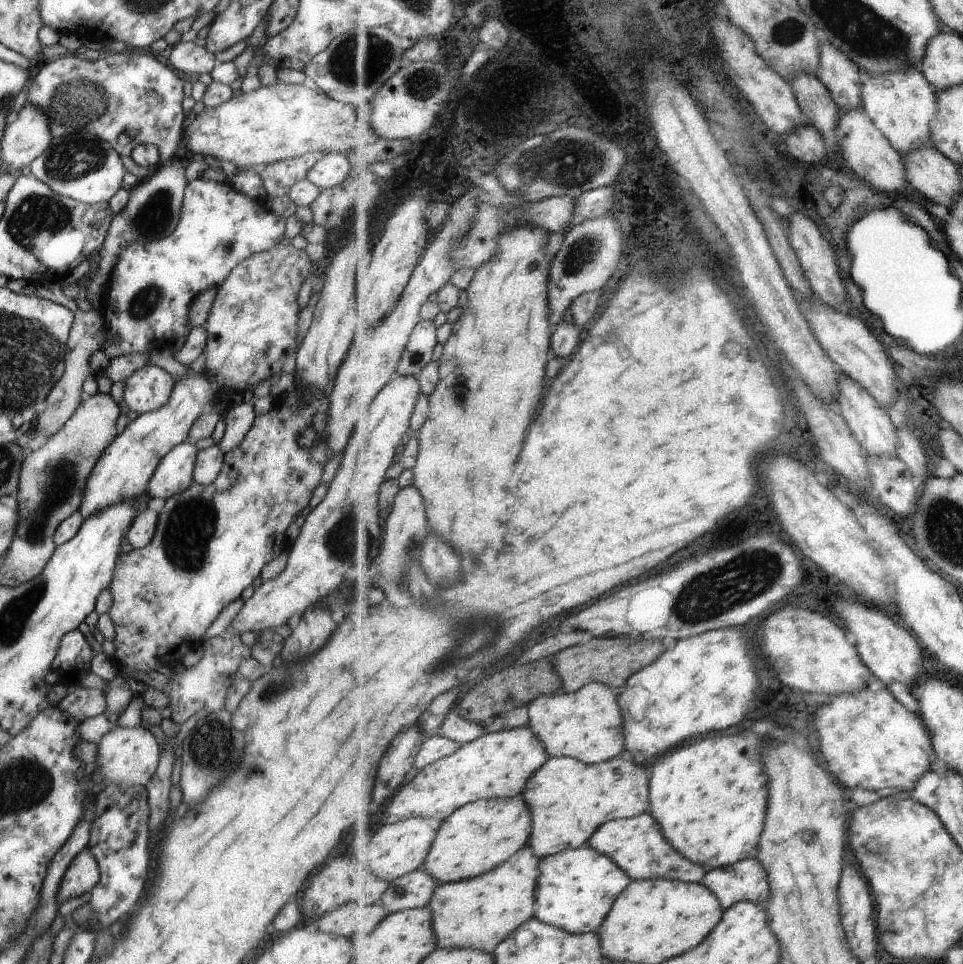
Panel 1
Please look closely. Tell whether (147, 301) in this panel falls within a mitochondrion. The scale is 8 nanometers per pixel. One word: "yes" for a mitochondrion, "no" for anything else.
yes

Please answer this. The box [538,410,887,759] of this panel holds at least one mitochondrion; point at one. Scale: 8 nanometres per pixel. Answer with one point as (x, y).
(745, 577)

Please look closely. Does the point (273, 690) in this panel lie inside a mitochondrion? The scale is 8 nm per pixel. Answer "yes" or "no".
yes

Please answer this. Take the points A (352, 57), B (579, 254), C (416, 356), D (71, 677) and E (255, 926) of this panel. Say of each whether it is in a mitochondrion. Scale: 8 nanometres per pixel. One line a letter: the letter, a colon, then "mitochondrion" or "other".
A: mitochondrion
B: mitochondrion
C: mitochondrion
D: other
E: other

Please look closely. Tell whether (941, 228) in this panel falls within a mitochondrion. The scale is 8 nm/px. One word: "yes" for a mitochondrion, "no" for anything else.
no

